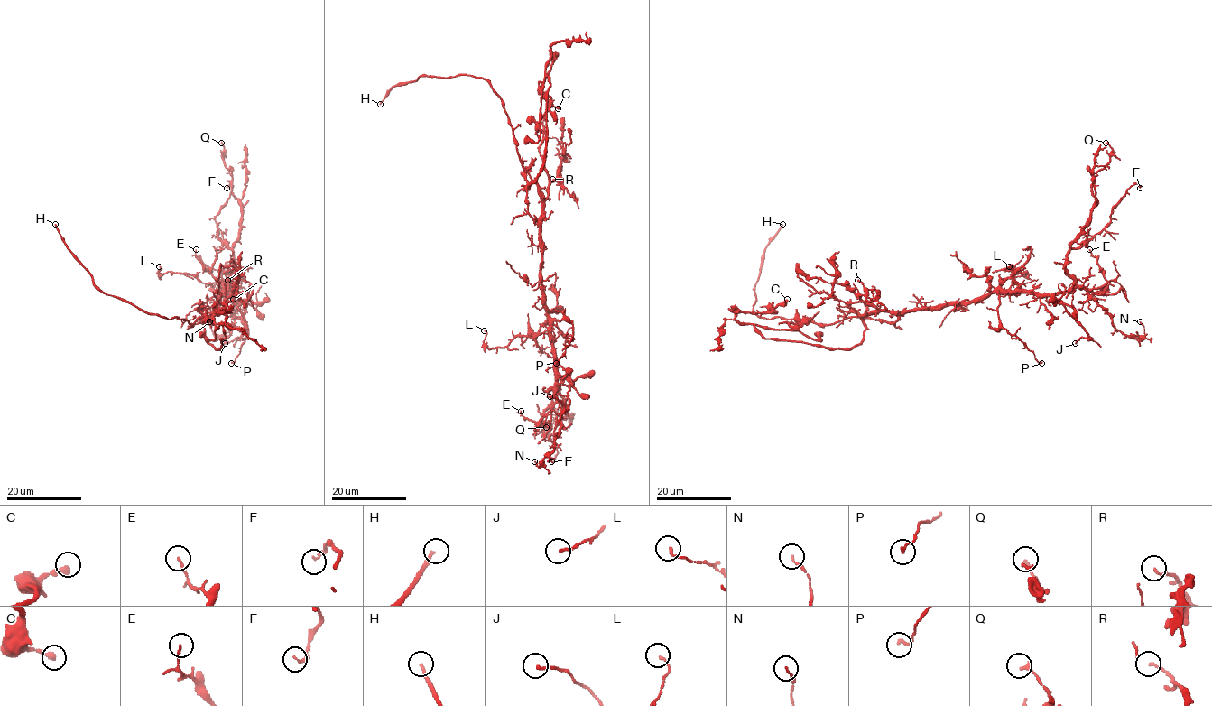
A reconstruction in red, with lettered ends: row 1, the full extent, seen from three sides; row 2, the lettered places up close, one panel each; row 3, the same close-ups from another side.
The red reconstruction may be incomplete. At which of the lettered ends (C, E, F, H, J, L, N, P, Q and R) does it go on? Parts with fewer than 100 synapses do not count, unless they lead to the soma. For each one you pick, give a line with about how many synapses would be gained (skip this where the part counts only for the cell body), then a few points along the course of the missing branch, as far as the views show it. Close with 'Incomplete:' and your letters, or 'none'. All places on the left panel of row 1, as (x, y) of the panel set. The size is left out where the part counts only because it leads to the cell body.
H: missing branch runs (55, 224), (30, 191), (23, 143), (23, 92), (26, 87), (31, 49)
Incomplete: H

